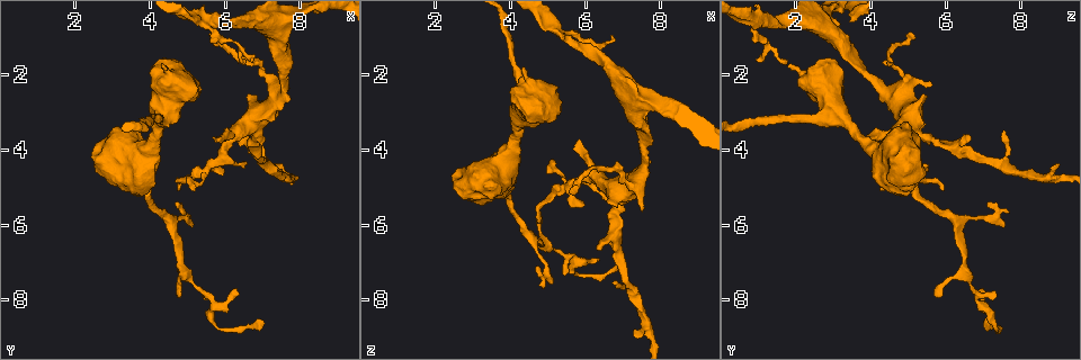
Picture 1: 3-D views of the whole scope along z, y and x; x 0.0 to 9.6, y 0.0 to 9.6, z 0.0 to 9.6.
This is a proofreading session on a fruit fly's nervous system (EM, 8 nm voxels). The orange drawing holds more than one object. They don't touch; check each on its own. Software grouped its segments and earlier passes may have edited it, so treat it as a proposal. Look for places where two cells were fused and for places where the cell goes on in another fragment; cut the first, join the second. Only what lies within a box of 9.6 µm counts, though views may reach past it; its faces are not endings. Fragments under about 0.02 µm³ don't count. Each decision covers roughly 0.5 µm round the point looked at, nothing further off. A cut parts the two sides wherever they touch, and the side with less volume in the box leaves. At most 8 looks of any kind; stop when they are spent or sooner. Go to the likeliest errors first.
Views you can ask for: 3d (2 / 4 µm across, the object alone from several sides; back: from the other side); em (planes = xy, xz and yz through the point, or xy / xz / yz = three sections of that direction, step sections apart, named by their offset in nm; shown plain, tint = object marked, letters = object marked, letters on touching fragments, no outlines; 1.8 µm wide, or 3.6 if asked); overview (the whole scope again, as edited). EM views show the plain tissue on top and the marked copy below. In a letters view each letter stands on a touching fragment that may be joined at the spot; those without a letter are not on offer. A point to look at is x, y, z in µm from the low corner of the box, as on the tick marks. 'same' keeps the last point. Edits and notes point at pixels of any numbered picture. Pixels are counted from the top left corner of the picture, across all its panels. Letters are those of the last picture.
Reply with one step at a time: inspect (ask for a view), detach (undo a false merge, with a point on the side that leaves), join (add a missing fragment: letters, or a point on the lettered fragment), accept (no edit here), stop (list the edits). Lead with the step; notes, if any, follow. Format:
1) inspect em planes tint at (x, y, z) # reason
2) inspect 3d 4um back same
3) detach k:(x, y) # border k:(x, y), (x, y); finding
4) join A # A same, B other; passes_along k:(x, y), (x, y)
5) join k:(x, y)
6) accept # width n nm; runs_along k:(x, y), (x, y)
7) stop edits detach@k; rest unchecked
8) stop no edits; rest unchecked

inspect 3d 4um at (4.40, 1.80, 1.80) # branch stops here

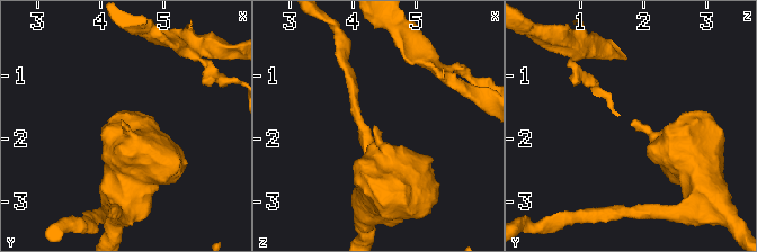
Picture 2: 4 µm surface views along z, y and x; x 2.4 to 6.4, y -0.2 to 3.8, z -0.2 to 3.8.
inspect em xz step 8 letters at (4.35, 1.75, 1.75) # shape alone is not enough

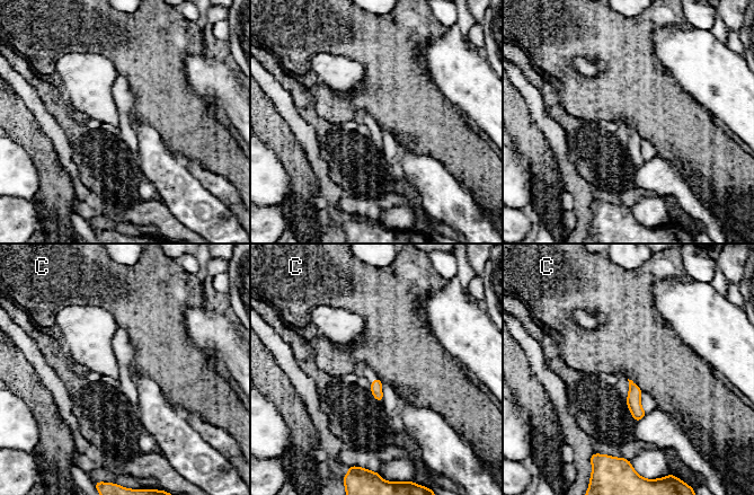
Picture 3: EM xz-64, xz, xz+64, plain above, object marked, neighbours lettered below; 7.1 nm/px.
accept # C other; border 3:(628, 378), (642, 390); none of them fits

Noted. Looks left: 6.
inspect em xz step 16 tint at (4.75, 5.50, 7.15) # tapers out

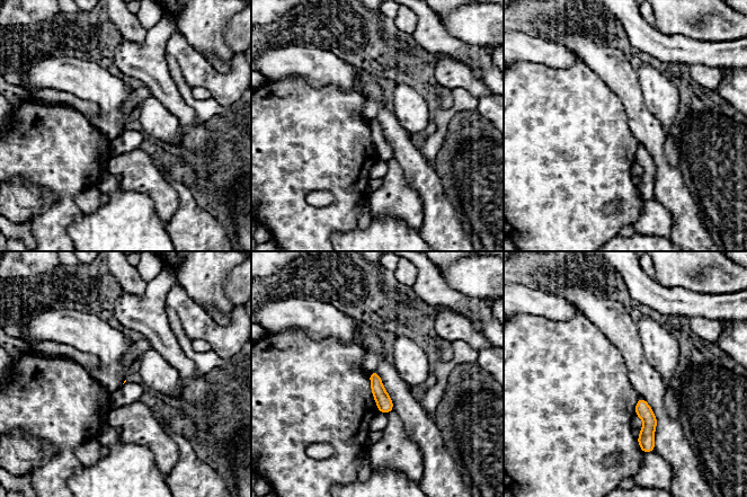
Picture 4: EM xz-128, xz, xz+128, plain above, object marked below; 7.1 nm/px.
inspect em yz step 16 letters same # another direction

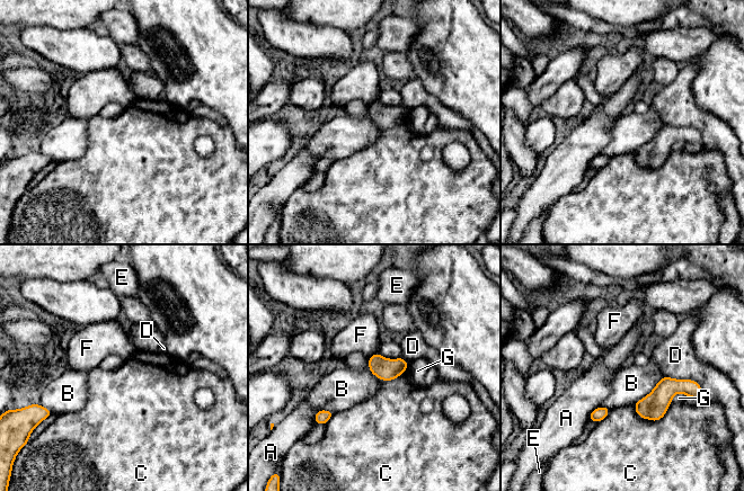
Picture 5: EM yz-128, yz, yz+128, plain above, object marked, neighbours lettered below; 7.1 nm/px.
accept # A other, B other, C other, D other, E other, F other, G other; border 5:(664, 375), (646, 395), (634, 403); none of them fits

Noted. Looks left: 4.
inspect 3d 2um back at (6.65, 4.35, 5.35) # tapers out

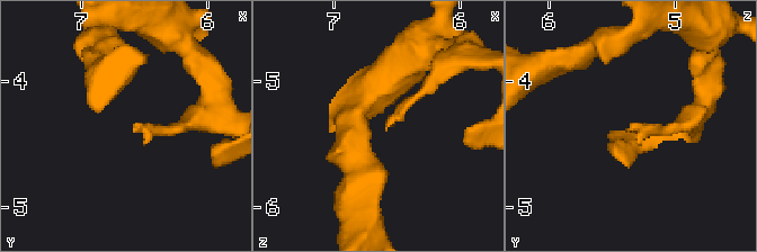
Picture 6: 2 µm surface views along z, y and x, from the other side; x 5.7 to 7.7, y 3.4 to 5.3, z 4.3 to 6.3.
inspect em planes letters at (6.60, 4.38, 5.34) # now the EM

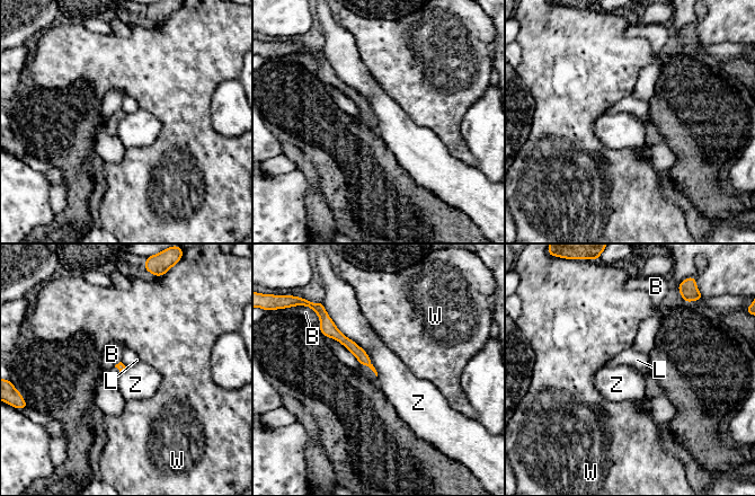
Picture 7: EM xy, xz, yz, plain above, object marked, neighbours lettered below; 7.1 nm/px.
accept # B other, L other, W other, Z other; runs_along 7:(327, 327), (349, 344), (367, 362); none of them fits

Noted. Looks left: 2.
inspect 3d 2um at (7.50, 2.30, 5.65) # branch stops here

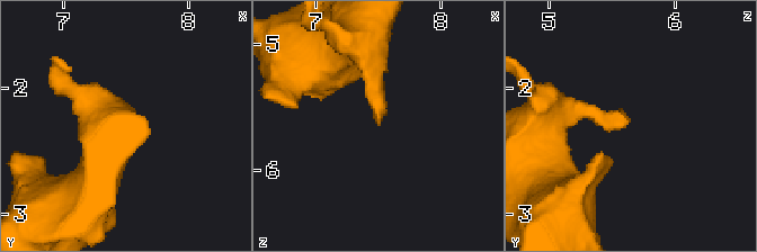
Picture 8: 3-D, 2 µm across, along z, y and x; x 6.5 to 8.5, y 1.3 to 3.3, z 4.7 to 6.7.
inspect em planes letters at (7.52, 2.28, 5.64) # now the EM

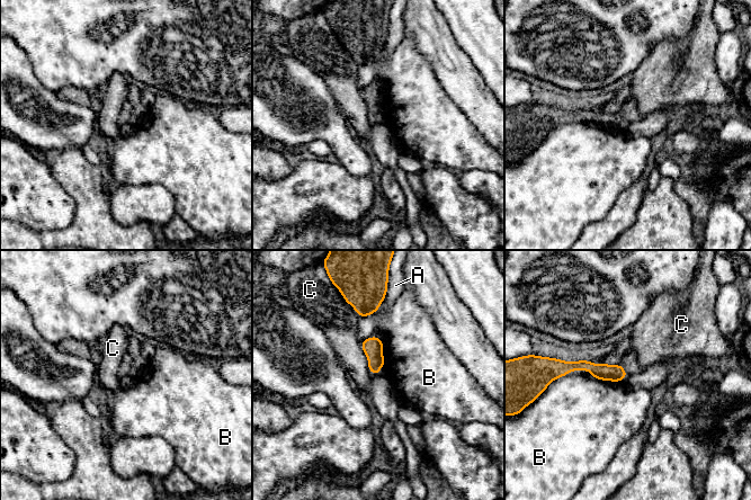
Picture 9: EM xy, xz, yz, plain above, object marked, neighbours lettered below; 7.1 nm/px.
accept # A other, B other, C other; runs_along 9:(563, 371), (590, 366), (623, 374); no lettered fragment goes on from it

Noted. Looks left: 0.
stop no edits; rest unchecked

